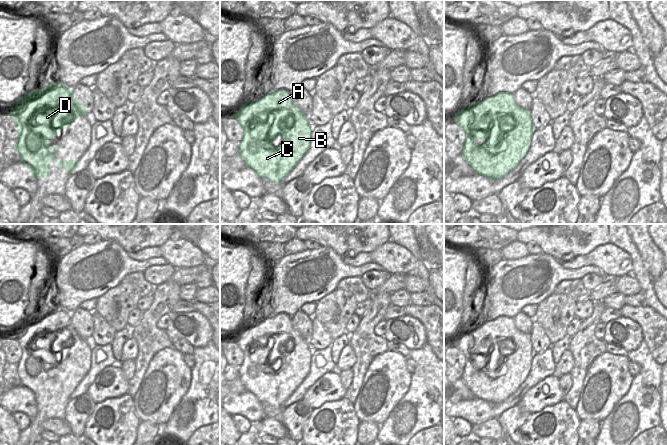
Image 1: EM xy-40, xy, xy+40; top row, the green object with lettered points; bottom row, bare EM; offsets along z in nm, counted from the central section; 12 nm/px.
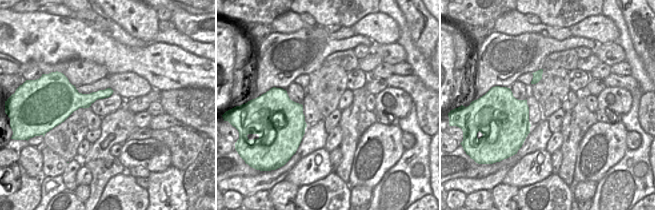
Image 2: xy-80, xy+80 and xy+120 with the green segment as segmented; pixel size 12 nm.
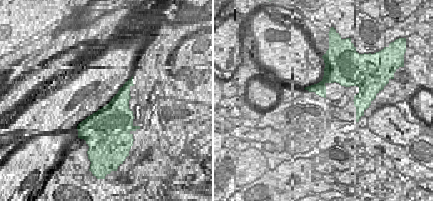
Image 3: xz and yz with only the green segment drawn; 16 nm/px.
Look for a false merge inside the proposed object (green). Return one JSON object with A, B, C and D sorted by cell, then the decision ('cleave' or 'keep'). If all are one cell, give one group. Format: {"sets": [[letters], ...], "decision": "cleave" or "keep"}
{"sets": [["A", "B", "C"], ["D"]], "decision": "cleave"}

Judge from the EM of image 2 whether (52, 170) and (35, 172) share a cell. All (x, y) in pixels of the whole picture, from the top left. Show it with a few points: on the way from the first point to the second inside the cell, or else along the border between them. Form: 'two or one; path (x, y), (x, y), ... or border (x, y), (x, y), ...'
two; border (41, 148), (42, 173), (39, 176)

